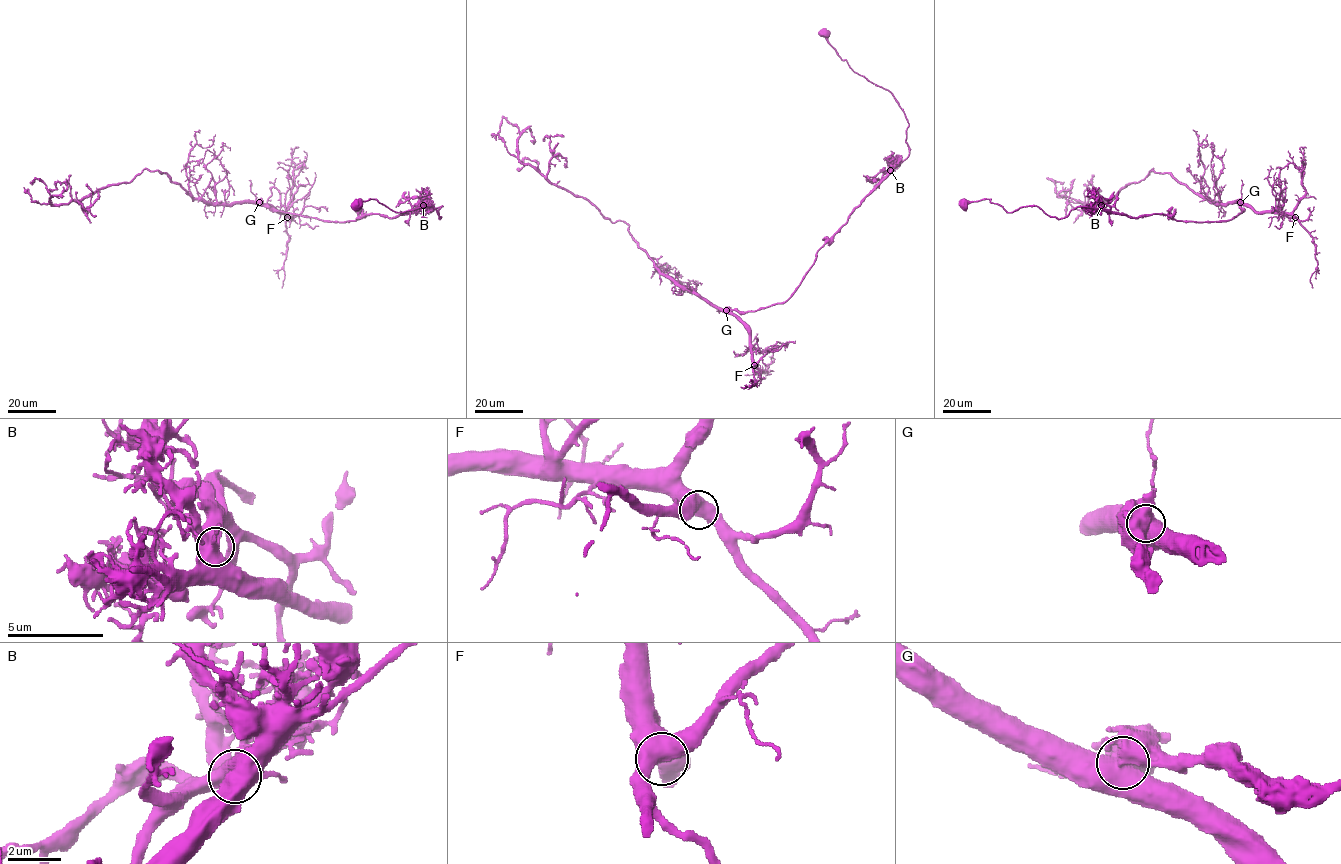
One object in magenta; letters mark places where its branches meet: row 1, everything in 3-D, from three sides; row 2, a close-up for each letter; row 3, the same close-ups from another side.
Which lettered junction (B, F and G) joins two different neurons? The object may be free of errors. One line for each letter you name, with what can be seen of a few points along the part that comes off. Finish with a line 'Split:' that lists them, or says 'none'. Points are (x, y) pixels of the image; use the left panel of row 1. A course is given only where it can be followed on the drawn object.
G: course (259, 202), (338, 222), (441, 207), (440, 219), (430, 205), (396, 212), (370, 199), (352, 207)
Split: G

